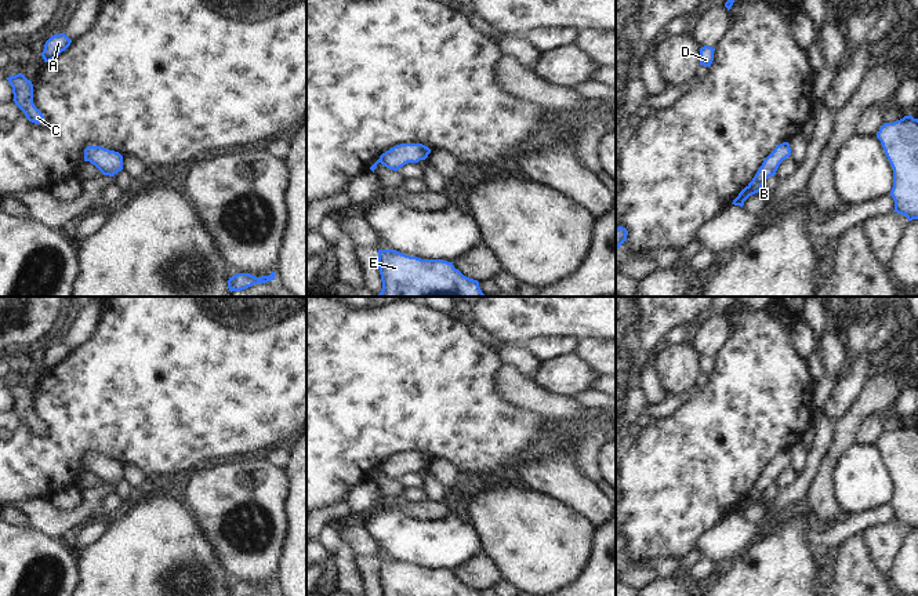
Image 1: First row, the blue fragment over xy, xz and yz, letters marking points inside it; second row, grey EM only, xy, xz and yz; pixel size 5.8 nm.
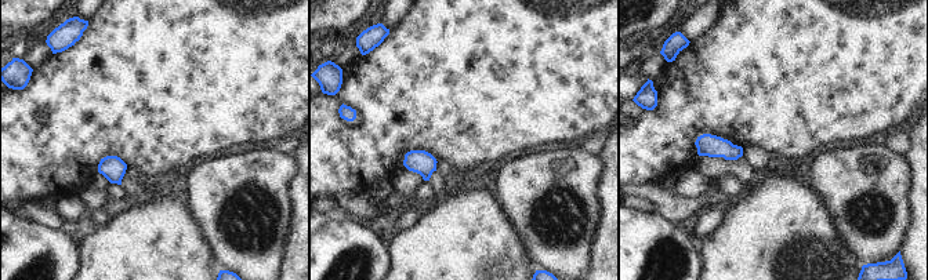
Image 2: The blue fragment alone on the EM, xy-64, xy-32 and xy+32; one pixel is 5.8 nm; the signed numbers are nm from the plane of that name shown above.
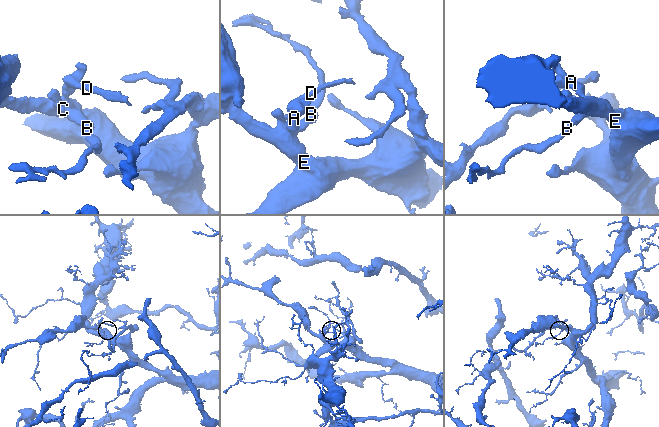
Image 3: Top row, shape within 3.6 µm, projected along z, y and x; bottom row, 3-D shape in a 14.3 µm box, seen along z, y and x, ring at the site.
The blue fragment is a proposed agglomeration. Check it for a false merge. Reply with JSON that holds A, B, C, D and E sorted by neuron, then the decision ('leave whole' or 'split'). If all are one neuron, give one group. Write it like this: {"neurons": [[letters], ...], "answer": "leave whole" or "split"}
{"neurons": [["A", "B", "C", "D", "E"]], "answer": "leave whole"}

